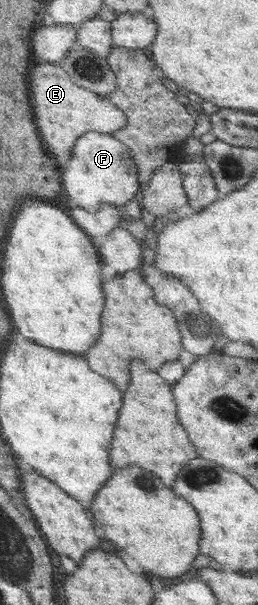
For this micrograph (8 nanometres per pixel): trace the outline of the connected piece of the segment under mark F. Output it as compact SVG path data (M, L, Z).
M90 131L77 142L73 157L63 163L65 175L64 190L71 197L73 204L88 209L93 213L102 210L105 203L124 209L142 191L140 168L132 148L115 135Z

